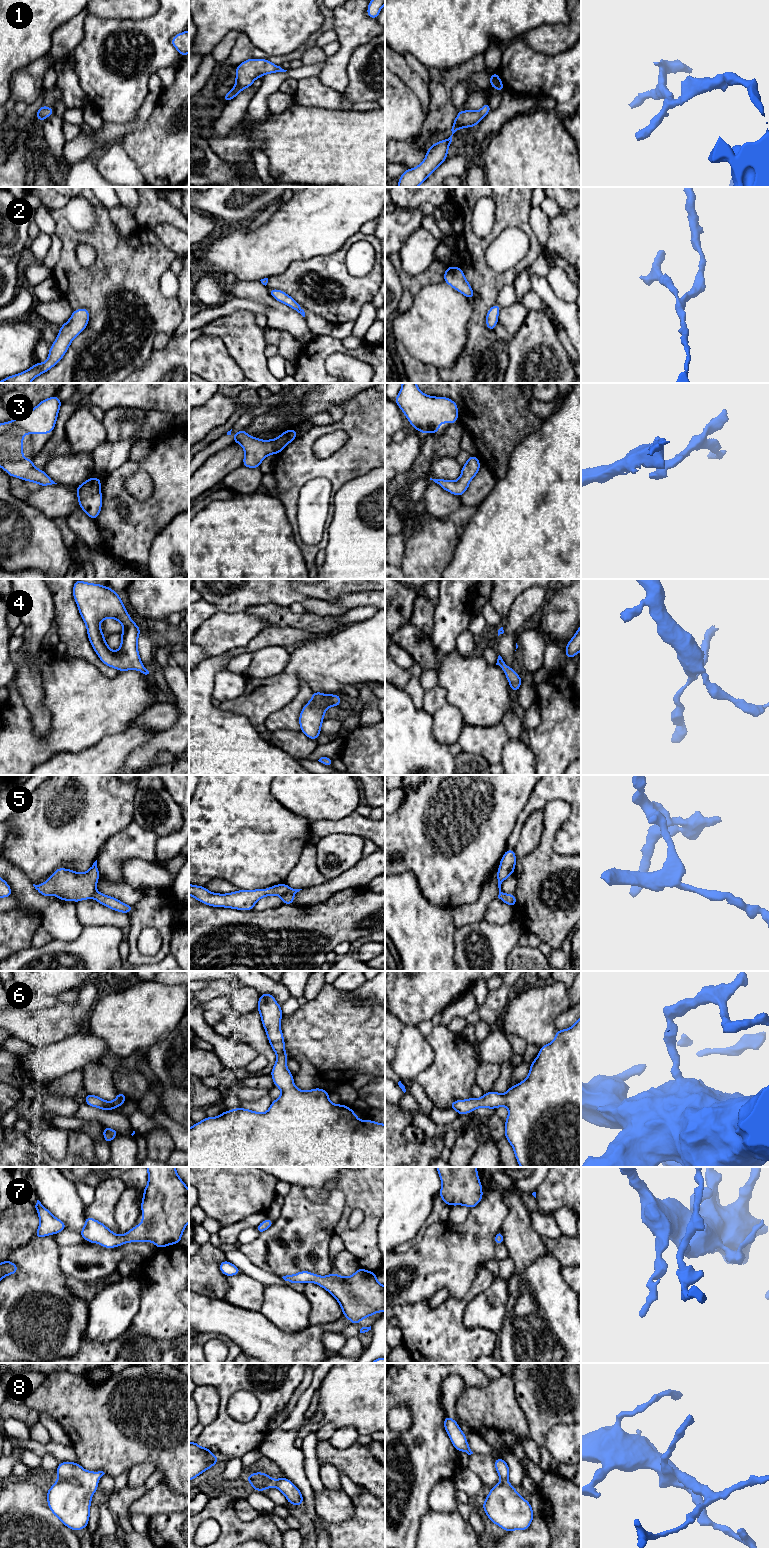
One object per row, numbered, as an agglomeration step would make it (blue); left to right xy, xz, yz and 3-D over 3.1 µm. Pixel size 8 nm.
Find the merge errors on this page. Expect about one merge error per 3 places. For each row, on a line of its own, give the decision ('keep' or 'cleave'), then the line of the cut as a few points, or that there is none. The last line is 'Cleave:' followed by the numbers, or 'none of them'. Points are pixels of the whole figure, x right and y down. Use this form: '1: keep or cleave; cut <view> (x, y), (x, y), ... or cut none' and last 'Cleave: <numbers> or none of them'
1: keep; cut none
2: keep; cut none
3: keep; cut none
4: keep; cut none
5: cleave; cut xz (290, 888), (281, 896)
6: keep; cut none
7: keep; cut none
8: keep; cut none
Cleave: 5

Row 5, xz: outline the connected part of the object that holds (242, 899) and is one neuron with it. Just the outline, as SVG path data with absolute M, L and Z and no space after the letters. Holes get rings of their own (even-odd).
M283 883L268 889L238 890L233 893L218 894L211 893L204 886L189 884L189 895L208 906L253 910L259 899L272 895L284 896L290 889L287 884Z

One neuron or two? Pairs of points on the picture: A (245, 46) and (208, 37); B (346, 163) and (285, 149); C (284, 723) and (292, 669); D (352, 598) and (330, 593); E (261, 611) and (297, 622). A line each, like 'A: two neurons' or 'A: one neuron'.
A: two neurons
B: one neuron
C: two neurons
D: two neurons
E: one neuron

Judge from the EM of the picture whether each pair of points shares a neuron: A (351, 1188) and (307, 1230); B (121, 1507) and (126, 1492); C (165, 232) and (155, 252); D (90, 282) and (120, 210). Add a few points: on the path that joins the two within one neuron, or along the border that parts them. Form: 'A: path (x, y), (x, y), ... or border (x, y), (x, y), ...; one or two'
A: border (336, 1187), (344, 1197), (344, 1209), (340, 1219); two
B: path (121, 1503), (125, 1496); one
C: border (150, 229), (176, 256); two
D: border (108, 210), (122, 237), (137, 231); two

